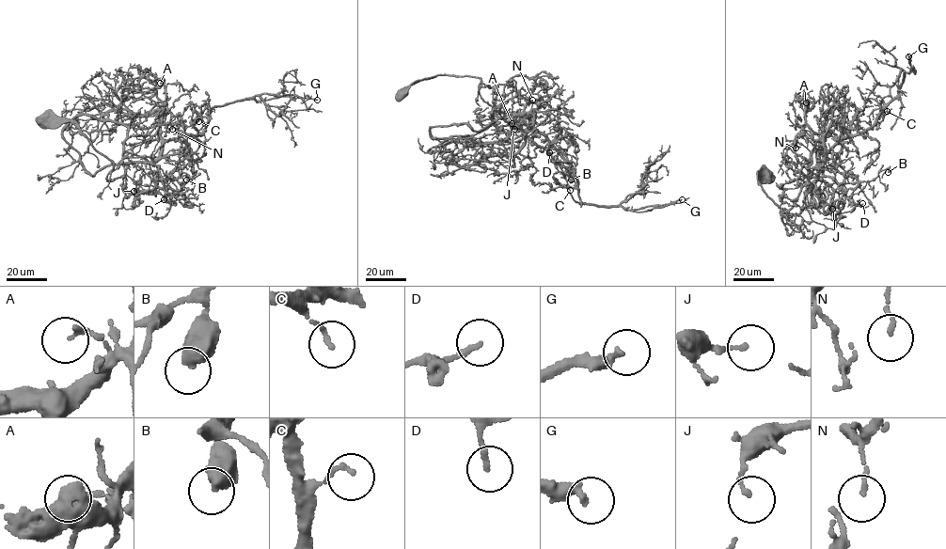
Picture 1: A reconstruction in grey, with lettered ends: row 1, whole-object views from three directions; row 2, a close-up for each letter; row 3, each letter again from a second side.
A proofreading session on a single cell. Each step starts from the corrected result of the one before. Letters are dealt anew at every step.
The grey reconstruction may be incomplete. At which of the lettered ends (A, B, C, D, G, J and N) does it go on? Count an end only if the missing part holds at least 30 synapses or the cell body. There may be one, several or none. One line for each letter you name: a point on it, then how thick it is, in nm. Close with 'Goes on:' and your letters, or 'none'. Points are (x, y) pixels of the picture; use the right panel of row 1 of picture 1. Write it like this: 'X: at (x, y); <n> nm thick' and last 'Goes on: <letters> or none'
D: at (862, 203); 170 nm thick
G: at (908, 56); 280 nm thick
Goes on: D, G

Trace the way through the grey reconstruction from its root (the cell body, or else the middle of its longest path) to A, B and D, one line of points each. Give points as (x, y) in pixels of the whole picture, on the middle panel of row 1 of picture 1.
A: (401, 94), (446, 74), (509, 85), (529, 127), (519, 129), (522, 117), (512, 123)
B: (401, 94), (417, 82), (433, 76), (478, 77), (493, 88), (493, 115), (543, 147), (559, 171), (571, 180)
D: (401, 94), (433, 76), (478, 77), (493, 88), (493, 115), (539, 145), (547, 143), (549, 152)

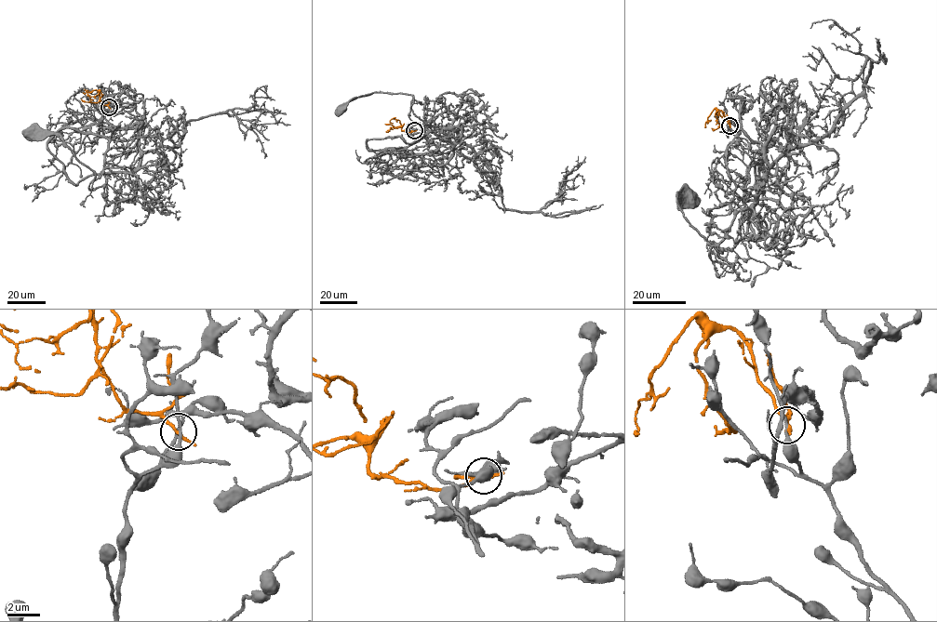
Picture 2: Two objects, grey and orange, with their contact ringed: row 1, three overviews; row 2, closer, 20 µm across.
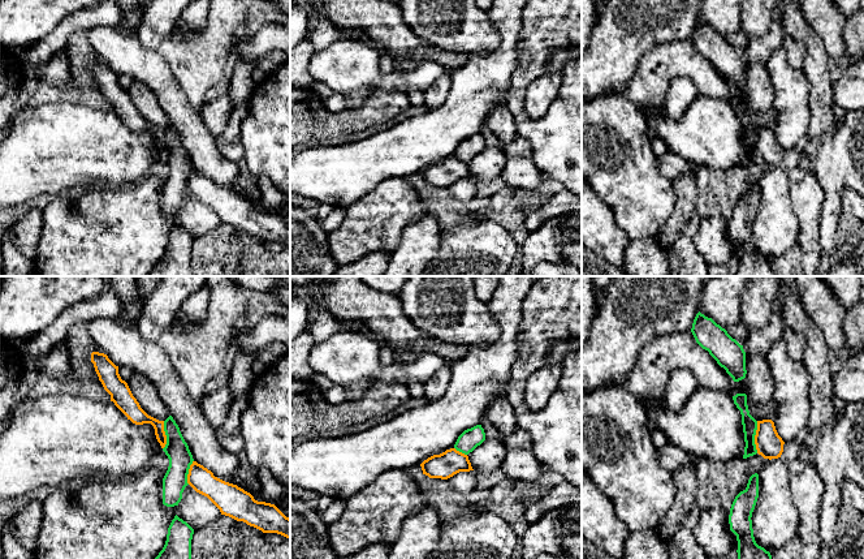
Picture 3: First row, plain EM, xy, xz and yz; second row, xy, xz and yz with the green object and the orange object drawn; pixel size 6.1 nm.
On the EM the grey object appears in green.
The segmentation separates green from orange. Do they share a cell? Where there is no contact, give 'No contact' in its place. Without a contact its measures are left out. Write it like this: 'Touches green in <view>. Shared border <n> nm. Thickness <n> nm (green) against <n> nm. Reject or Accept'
Touches green in yz. Shared border 200 nm. Thickness 100 nm (green) against 170 nm. Reject

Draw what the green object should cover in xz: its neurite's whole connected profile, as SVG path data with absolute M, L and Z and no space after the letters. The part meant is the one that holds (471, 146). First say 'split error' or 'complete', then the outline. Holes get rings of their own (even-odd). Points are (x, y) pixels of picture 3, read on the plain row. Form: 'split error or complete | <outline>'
complete | M481 133L465 138L457 147L454 156L465 163L472 160L485 149L485 141Z

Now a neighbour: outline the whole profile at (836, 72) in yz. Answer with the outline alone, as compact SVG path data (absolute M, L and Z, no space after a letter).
M844 53L837 60L831 61L830 79L835 82L844 69L852 65L856 60L854 60L850 55Z

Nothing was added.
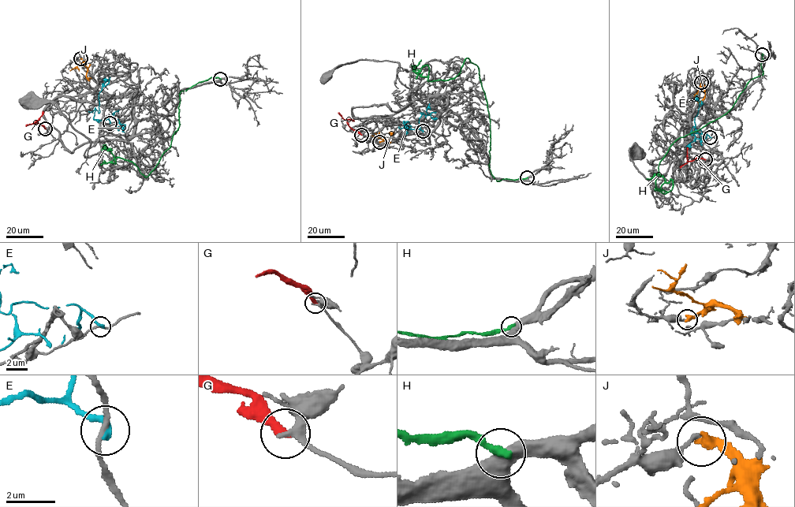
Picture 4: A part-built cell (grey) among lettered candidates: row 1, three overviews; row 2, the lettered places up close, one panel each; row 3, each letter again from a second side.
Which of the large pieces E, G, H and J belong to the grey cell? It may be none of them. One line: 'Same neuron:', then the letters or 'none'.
Same neuron: none

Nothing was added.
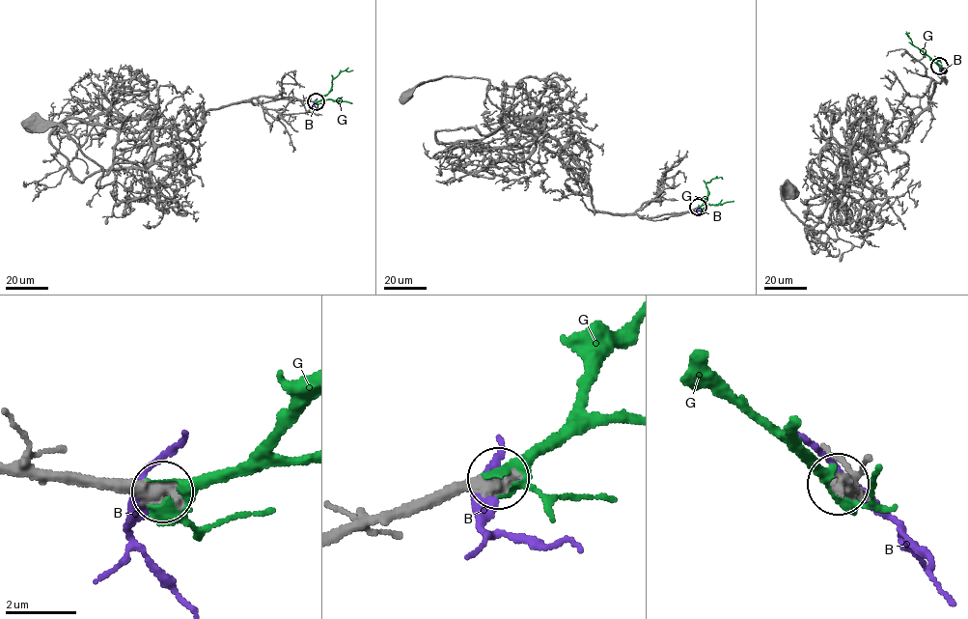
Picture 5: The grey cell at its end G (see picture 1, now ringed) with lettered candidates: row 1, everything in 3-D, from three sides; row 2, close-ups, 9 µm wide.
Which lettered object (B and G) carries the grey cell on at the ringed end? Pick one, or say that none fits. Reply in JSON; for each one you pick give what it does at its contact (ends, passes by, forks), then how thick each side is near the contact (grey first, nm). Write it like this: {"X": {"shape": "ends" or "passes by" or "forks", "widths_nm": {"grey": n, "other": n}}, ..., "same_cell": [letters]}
{"G": {"shape": "passes by", "widths_nm": {"grey": 500, "other": 550}}, "same_cell": ["G"]}

